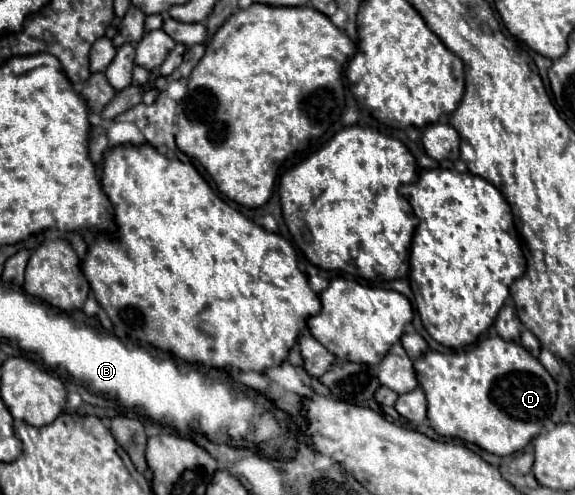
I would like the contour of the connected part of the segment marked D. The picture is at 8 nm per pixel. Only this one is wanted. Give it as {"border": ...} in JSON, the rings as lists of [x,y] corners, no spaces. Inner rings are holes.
{"border":[[[488,337],[462,355],[426,351],[426,355],[414,363],[414,369],[428,399],[428,419],[432,429],[444,437],[458,437],[466,443],[474,443],[494,455],[512,455],[522,451],[540,433],[546,417],[552,415],[558,395],[556,381],[542,363],[522,345],[500,337]]]}

